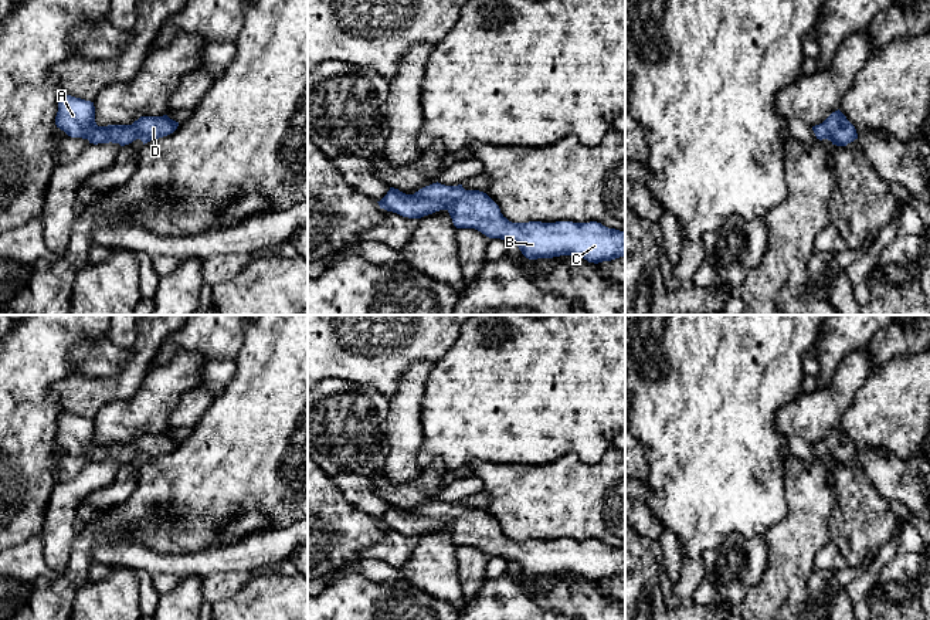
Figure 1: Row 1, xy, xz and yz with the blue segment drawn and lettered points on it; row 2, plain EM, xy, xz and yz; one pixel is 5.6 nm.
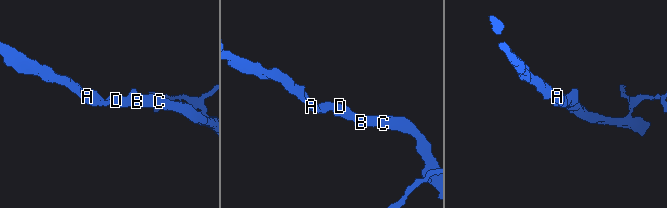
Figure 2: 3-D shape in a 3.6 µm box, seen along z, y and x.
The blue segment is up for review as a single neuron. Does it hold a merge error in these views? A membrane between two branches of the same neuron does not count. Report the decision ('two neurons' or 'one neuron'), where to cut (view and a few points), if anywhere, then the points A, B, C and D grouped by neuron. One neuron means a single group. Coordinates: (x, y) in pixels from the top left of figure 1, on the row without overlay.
one neuron; cut none; groups A B C D

